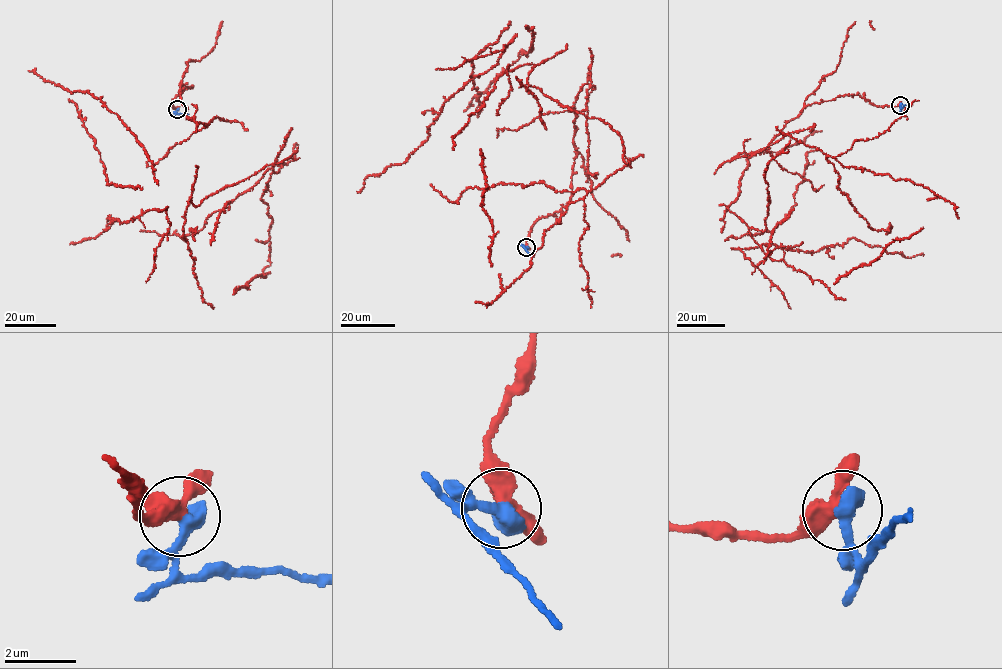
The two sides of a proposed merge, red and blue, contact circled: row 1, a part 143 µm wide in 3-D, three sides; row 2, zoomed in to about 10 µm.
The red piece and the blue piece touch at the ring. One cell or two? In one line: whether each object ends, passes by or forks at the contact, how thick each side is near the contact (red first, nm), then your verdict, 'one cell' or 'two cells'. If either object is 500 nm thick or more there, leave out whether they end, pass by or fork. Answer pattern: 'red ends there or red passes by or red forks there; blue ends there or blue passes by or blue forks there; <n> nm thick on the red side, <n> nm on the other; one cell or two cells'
340 nm thick on the red side, 550 nm on the other; two cells

